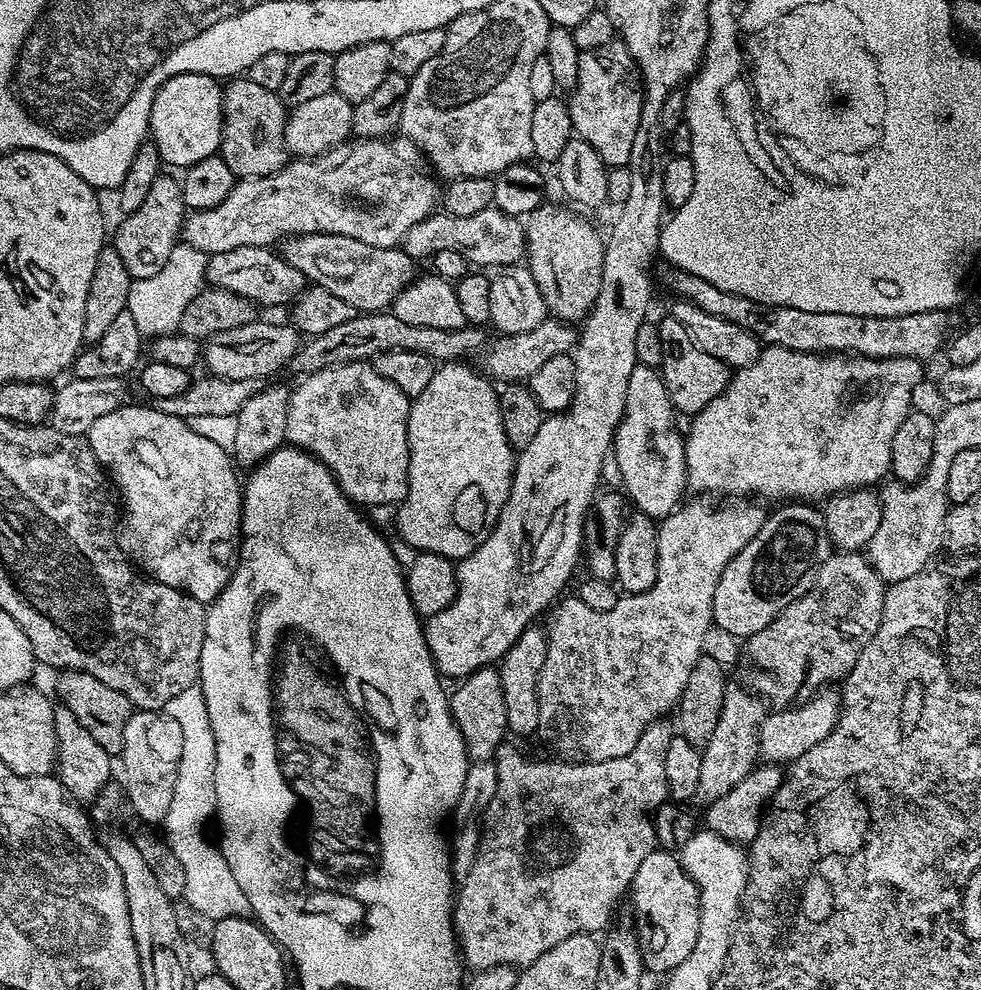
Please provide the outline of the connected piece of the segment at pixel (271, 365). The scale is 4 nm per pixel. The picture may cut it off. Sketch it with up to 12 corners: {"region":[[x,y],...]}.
{"region":[[291,323],[222,330],[203,345],[213,376],[261,381],[287,369],[302,333]]}

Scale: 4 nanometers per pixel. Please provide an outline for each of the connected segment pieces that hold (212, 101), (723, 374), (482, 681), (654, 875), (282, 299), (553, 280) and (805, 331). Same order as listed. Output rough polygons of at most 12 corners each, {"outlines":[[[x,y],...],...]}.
{"outlines":[[[171,76],[148,115],[165,165],[220,151],[222,84]],[[678,318],[658,323],[662,375],[677,413],[691,418],[730,379],[726,362],[698,350]],[[495,667],[451,689],[448,709],[473,761],[509,735]],[[673,853],[634,874],[634,931],[649,973],[698,942],[700,892]],[[279,251],[208,256],[206,280],[261,309],[289,305],[306,279]],[[579,211],[526,217],[526,267],[548,316],[580,322],[606,240]],[[681,268],[679,299],[786,350],[927,362],[953,313],[863,316],[754,302]]]}

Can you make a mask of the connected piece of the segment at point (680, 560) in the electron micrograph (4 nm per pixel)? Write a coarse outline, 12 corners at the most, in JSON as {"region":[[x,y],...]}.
{"region":[[765,505],[659,521],[658,578],[547,625],[539,735],[622,758],[675,709]]}

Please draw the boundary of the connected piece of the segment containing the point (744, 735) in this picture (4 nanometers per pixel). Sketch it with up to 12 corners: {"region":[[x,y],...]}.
{"region":[[730,686],[704,744],[698,797],[734,790],[760,756],[766,708]]}

